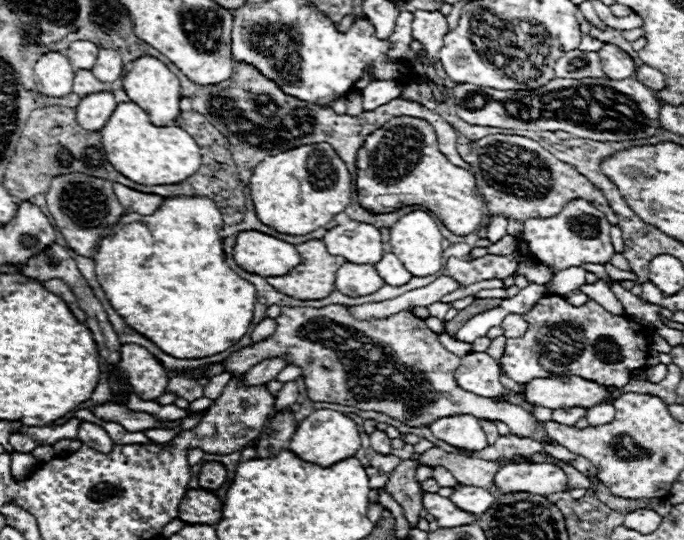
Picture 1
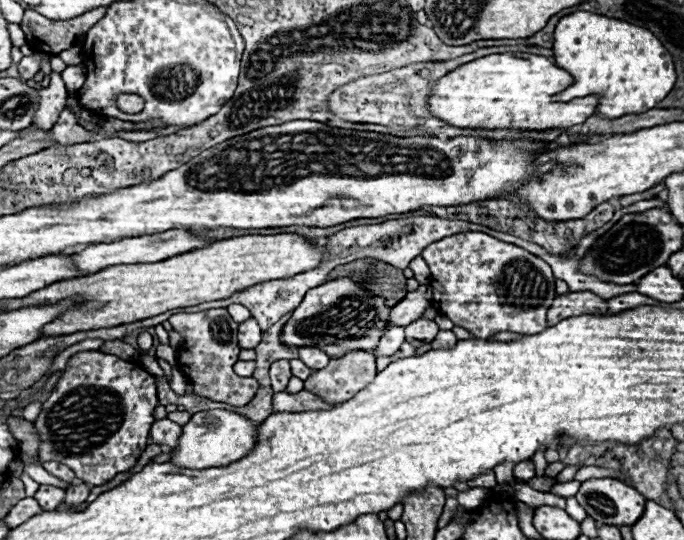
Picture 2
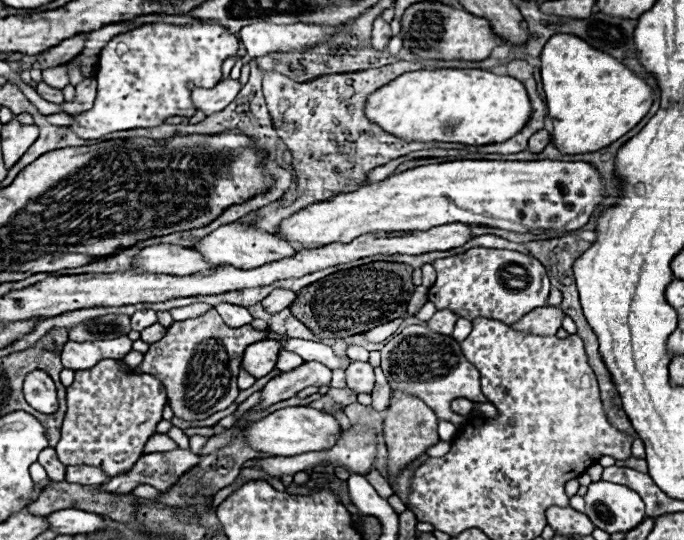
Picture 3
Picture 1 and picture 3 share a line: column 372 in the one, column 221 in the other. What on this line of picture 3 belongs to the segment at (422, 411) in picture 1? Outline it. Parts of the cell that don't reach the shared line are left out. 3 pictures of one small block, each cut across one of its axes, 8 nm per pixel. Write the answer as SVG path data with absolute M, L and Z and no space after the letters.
M212 308L198 318L174 322L160 342L150 344L150 350L144 354L144 360L138 368L130 368L128 364L124 364L124 360L118 360L116 364L126 374L142 372L158 376L166 386L174 416L186 422L194 422L206 420L212 414L226 410L236 400L236 378L240 372L242 354L250 344L260 340L266 340L266 330L256 330L250 324L232 330L224 326L222 318Z

